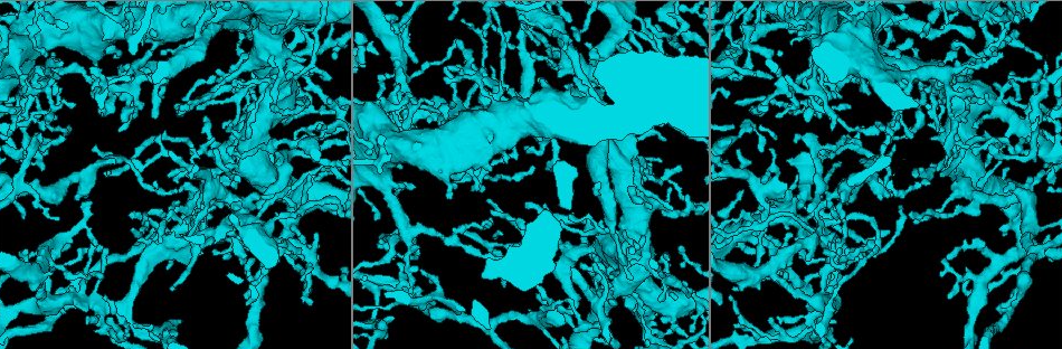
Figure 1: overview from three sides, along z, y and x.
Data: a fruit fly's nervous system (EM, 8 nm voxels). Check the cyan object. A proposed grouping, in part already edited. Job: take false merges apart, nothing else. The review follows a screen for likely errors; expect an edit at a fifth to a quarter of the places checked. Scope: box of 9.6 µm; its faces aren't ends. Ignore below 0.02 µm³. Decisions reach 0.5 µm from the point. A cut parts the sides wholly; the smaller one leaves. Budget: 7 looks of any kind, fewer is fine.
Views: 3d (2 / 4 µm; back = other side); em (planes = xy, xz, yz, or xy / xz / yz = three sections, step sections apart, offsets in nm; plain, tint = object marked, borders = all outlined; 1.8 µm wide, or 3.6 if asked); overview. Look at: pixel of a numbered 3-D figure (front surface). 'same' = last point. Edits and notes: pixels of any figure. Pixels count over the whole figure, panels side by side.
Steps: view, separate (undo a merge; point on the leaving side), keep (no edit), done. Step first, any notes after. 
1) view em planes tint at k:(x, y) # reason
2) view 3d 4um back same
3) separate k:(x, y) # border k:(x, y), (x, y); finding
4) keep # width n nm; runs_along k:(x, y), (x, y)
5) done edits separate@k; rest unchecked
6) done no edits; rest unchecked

view 3d 4um at 1:(286, 234) # abrupt turn

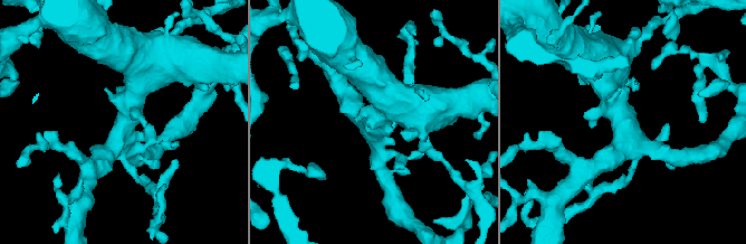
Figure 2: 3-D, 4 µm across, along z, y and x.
view em planes plain at 2:(125, 124) # arms 4; need the tissue

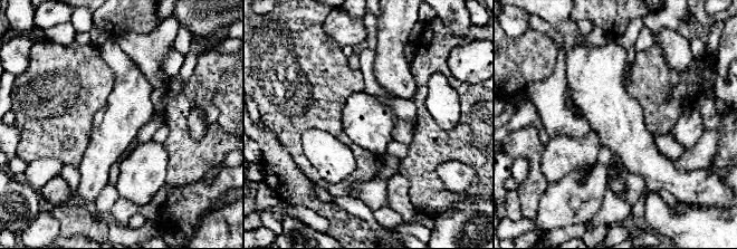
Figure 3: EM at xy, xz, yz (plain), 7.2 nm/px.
view em planes borders same

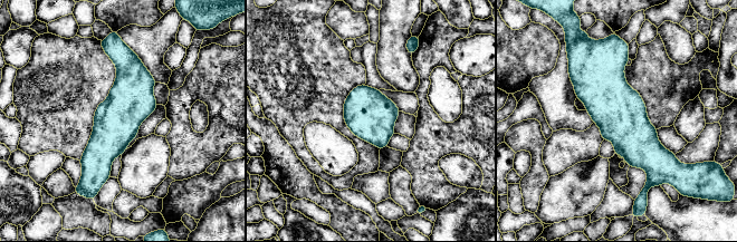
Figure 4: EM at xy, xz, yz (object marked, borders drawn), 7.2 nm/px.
keep # runs_along 4:(115, 50), (124, 110), (101, 181); one neuron here

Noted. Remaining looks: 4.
view em planes tint at 1:(200, 41) # small branch off a trunk

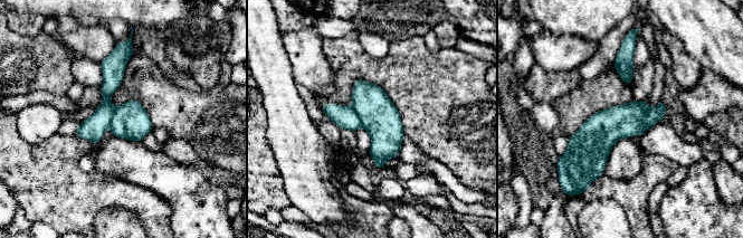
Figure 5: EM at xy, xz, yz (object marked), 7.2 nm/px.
keep # width 260 nm; all the same neuron

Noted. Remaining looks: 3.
view em planes borders at 1:(46, 304) # sharp bend

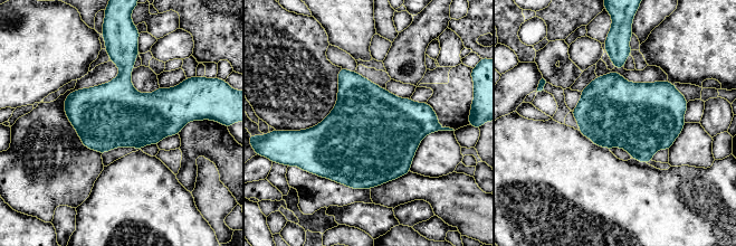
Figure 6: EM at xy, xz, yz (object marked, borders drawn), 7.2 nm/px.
keep # all the same neuron

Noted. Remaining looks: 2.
done no edits; rest unchecked

